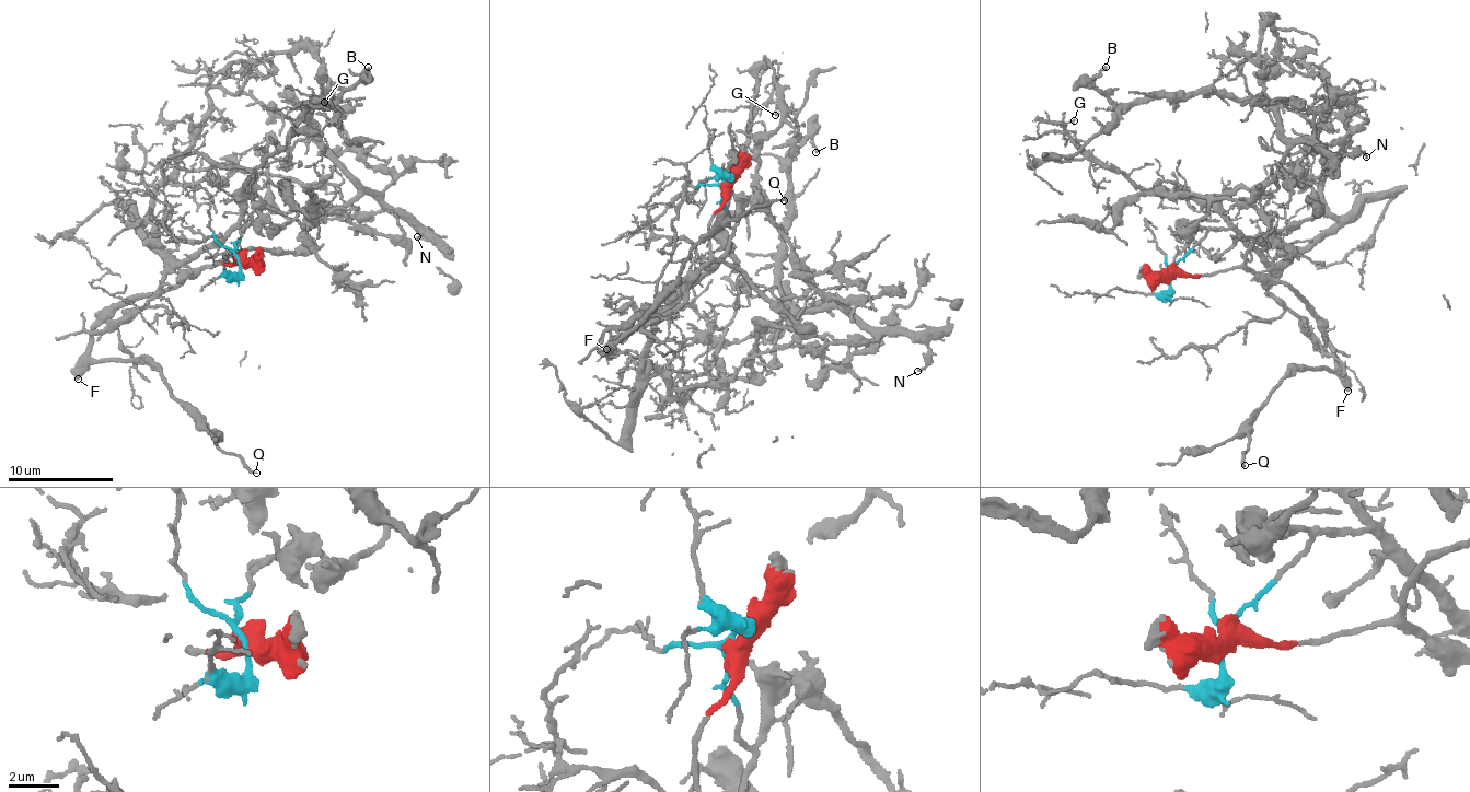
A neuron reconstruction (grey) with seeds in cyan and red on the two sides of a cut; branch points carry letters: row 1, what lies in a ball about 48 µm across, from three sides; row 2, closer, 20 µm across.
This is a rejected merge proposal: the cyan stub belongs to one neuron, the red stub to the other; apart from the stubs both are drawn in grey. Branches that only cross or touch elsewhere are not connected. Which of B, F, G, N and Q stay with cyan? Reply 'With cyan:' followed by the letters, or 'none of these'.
With cyan: B, G, N

